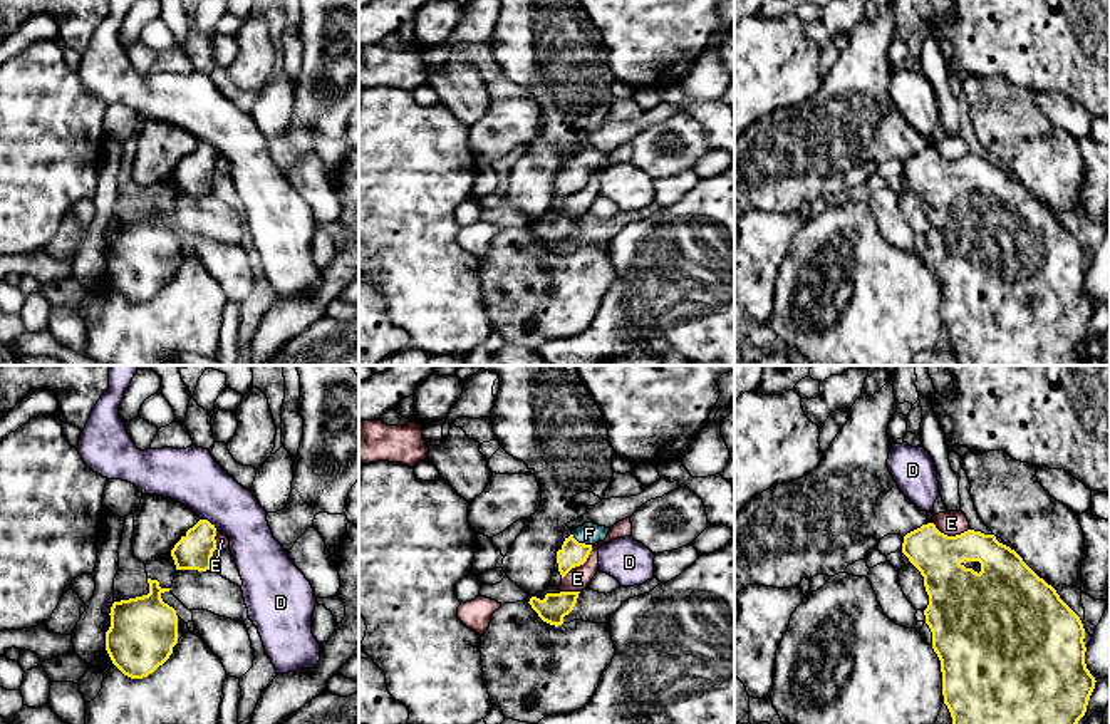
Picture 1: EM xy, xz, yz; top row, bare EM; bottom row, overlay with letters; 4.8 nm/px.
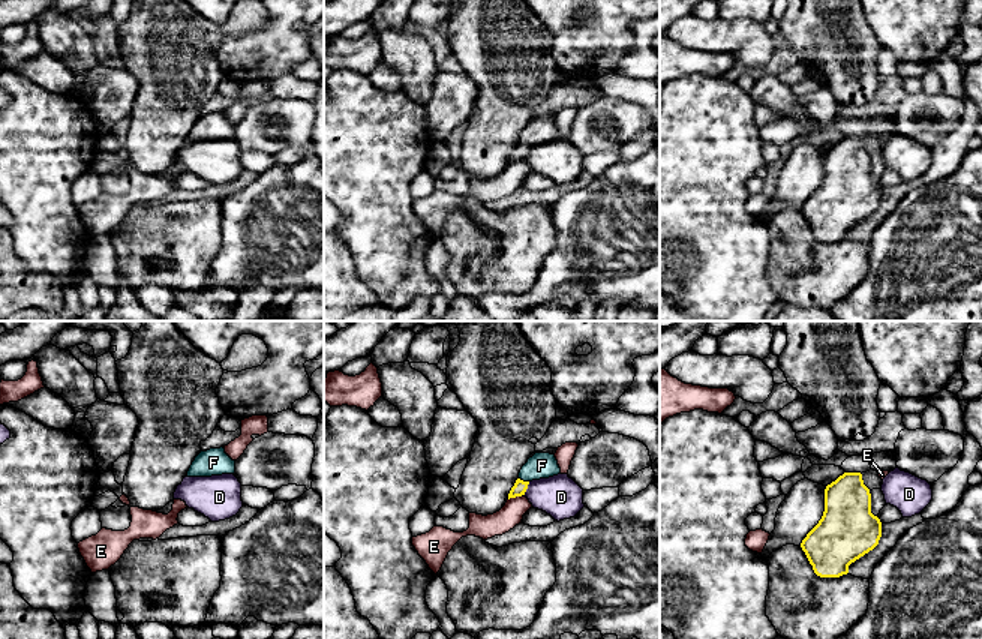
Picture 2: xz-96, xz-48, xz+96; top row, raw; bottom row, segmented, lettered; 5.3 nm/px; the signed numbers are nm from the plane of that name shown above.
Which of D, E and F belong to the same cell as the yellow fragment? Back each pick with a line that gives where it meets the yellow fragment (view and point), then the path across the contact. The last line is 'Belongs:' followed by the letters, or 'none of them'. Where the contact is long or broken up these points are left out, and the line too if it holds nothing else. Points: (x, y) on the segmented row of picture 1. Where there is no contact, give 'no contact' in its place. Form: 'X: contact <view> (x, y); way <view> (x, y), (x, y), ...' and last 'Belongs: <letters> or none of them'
F: contact xz (582, 543); way xz (572, 553), (582, 543), (589, 533)
Belongs: F

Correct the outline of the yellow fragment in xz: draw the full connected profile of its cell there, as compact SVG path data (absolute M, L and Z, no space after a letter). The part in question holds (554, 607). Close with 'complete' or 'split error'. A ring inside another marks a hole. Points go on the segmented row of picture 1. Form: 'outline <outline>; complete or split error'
outline M585 523L565 538L562 548L557 551L555 571L548 587L537 597L528 598L528 603L543 622L558 627L563 623L563 617L573 610L580 592L562 592L562 578L572 568L584 565L592 546L604 541L609 531L610 528Z; split error

